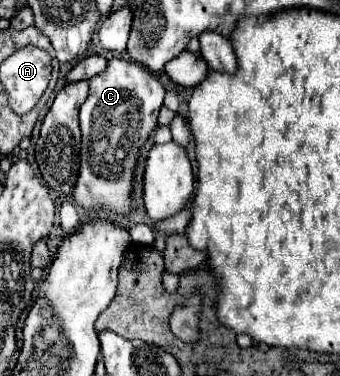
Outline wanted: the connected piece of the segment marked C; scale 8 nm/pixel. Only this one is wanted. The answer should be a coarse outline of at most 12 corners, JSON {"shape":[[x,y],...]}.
{"shape":[[110,58],[80,108],[86,210],[130,214],[136,158],[166,90]]}

